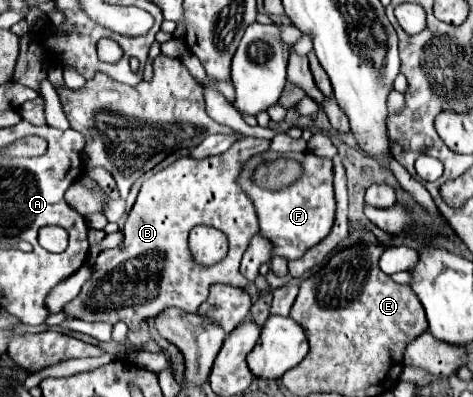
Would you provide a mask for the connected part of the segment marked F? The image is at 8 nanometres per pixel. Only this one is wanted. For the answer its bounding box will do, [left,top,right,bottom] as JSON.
[239,151,335,261]

